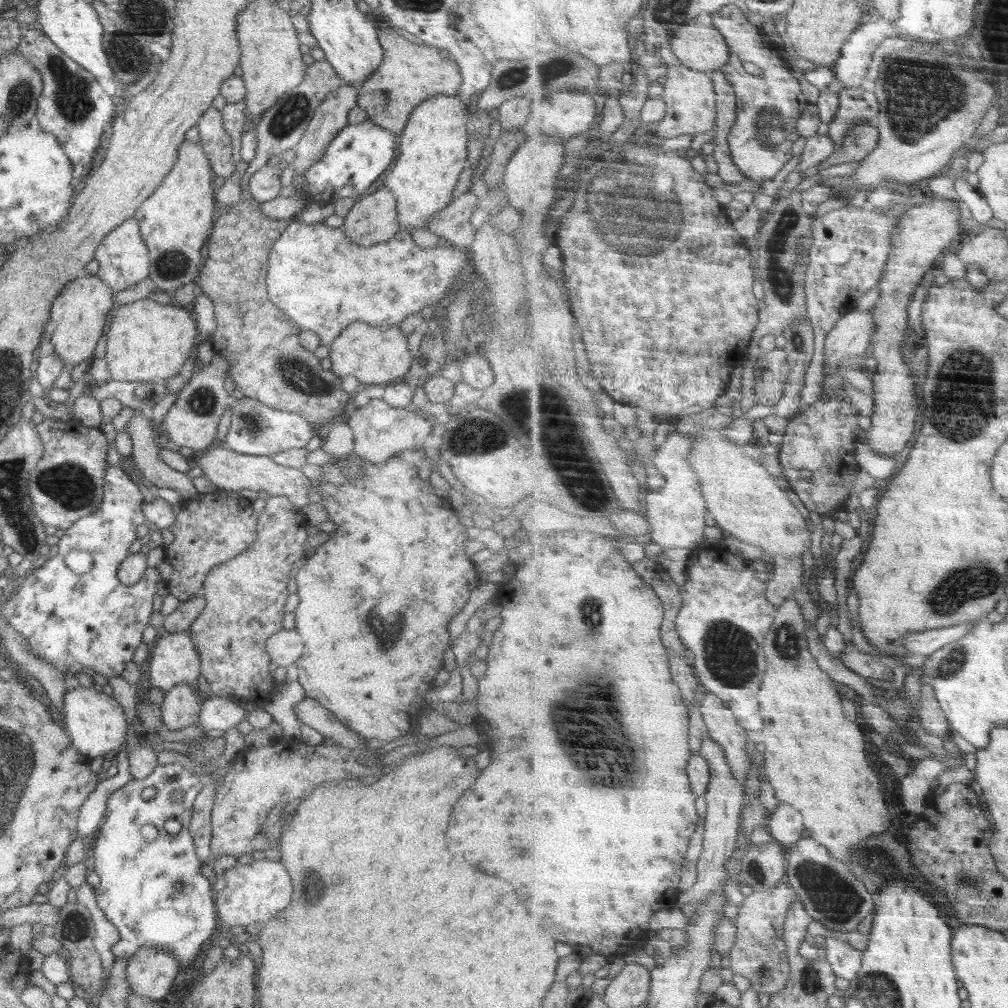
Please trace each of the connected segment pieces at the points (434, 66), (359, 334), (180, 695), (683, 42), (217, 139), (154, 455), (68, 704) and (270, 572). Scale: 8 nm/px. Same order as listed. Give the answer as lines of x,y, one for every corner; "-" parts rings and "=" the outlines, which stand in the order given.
377,19
375,25
383,59
378,70
358,86
357,105
367,112
368,120
398,136
408,122
408,117
420,102
436,95
454,96
462,84
460,69
444,49
412,44
386,28
386,22
=
352,322
342,334
329,345
331,371
340,376
353,376
366,385
382,385
402,378
411,367
413,355
407,344
407,337
396,325
375,327
364,322
=
180,684
165,691
160,709
164,729
180,730
198,722
201,702
190,685
=
693,20
673,31
673,34
674,38
669,46
672,47
673,52
682,63
694,70
709,73
720,71
731,61
731,46
723,31
715,25
706,26
700,20
=
210,107
197,122
202,150
207,154
214,176
228,178
235,171
232,160
232,141
223,127
221,111
=
143,412
134,413
126,430
133,444
131,455
136,464
136,471
142,481
153,489
160,487
175,490
183,500
197,499
202,493
196,490
192,479
186,473
170,468
159,457
160,445
150,417
=
76,687
64,695
63,722
74,748
88,758
106,756
129,740
127,716
122,705
97,687
=
270,496
265,501
256,540
238,557
208,571
201,592
205,607
188,632
201,658
200,676
207,692
243,698
248,706
263,706
272,700
276,681
270,673
267,640
283,629
292,565
303,559
303,544
309,536
305,514
289,498

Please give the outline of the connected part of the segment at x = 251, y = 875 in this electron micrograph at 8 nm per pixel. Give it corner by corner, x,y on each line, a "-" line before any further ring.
267,858
252,860
249,864
237,863
229,868
217,882
214,904
219,920
228,926
263,926
279,911
284,910
292,896
292,882
286,867
279,861

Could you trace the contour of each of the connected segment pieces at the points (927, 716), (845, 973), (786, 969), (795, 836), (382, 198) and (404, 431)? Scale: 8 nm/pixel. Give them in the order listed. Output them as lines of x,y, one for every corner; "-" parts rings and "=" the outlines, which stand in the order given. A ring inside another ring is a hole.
923,685
923,695
920,706
923,727
931,734
949,738
952,731
951,722
938,700
936,691
932,686
=
829,932
826,937
826,960
835,967
839,977
853,981
863,967
864,951
848,943
846,932
=
788,881
764,892
751,892
746,896
736,918
739,928
737,945
731,952
731,970
747,977
751,988
770,997
780,994
791,981
792,965
789,946
785,941
785,926
793,904
800,899
798,892
=
780,801
776,812
771,815
767,829
773,839
782,842
790,849
800,839
808,835
802,814
791,803
=
388,187
361,196
345,216
344,234
357,245
388,242
401,228
397,200
=
370,399
368,405
359,408
346,422
353,430
354,448
352,454
366,461
378,464
387,461
405,450
418,451
428,438
435,421
427,414
418,414
415,410
393,408
385,400

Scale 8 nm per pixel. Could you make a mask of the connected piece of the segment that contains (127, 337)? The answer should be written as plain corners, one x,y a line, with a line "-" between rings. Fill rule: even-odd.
149,298
119,306
106,334
106,356
111,378
126,382
154,382
173,377
190,358
200,341
197,324
189,312

